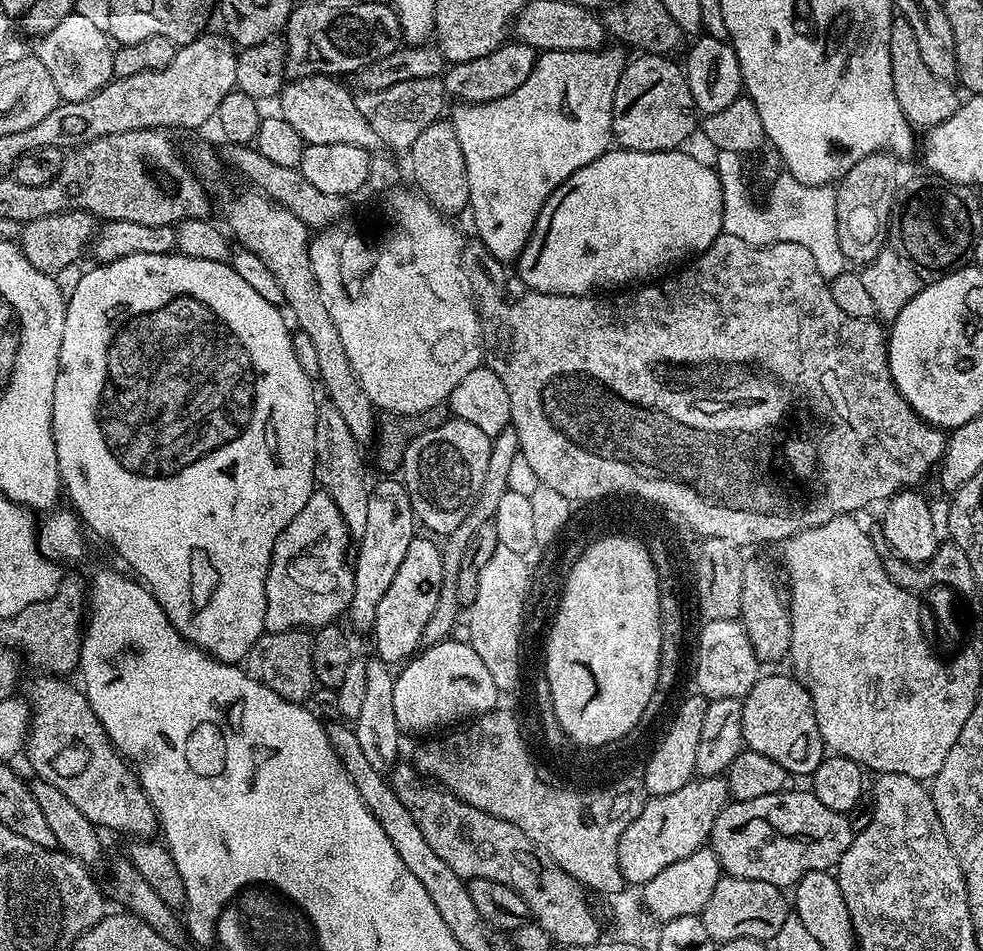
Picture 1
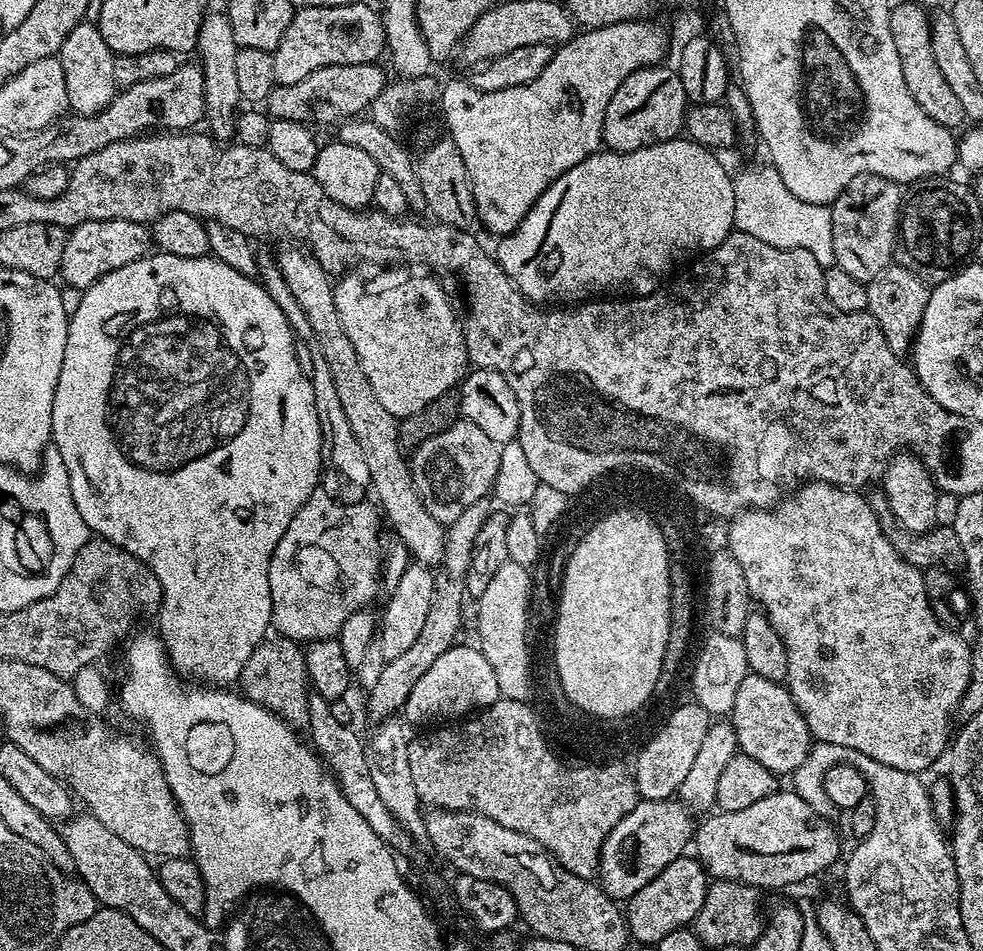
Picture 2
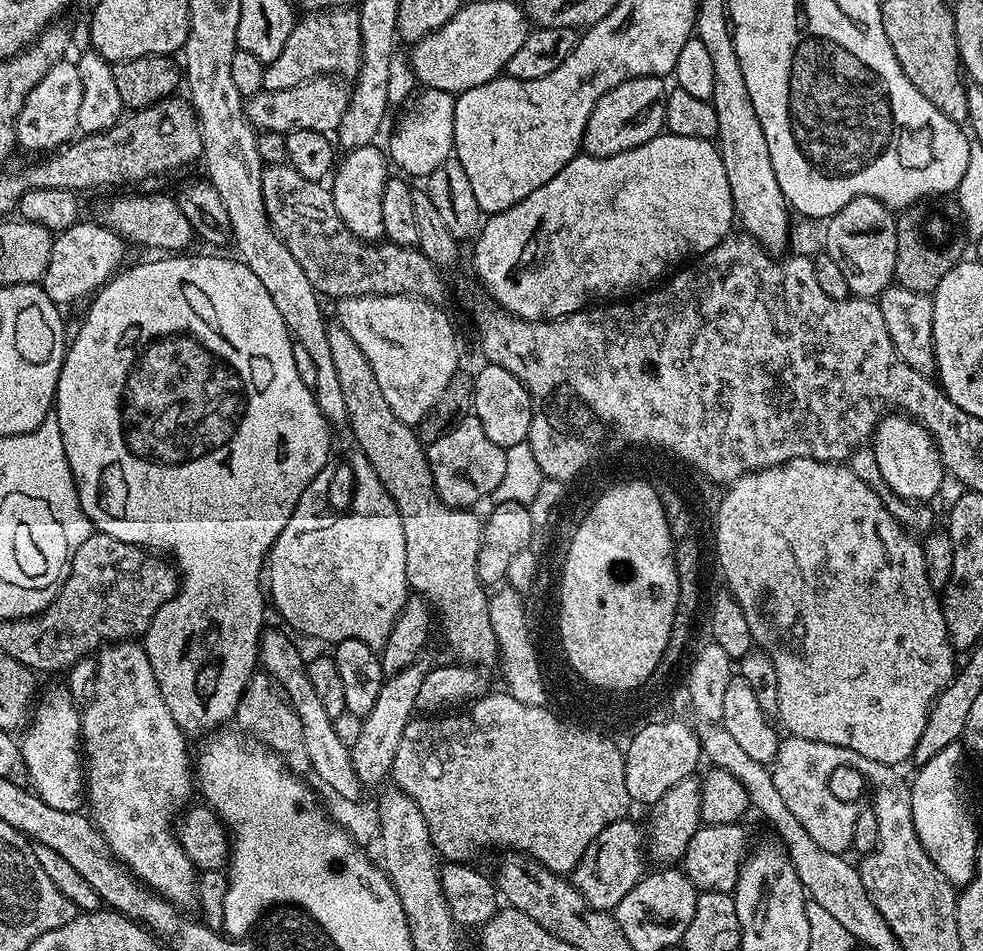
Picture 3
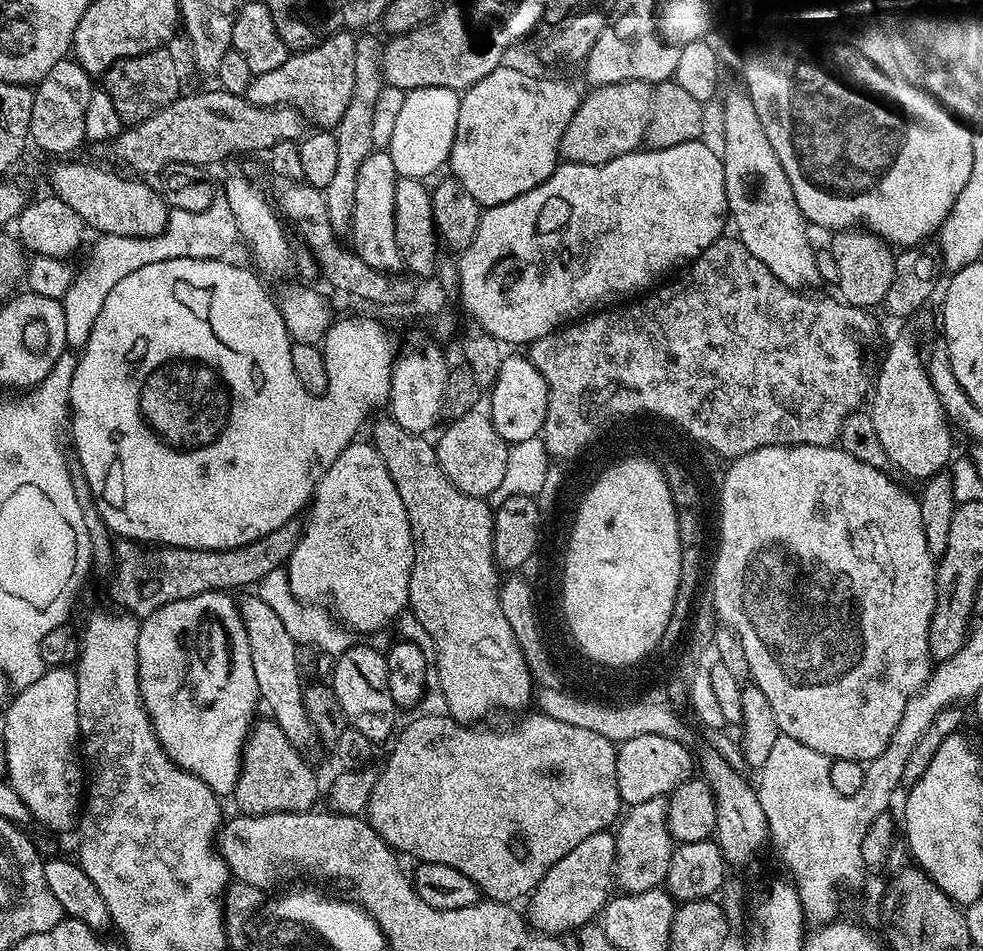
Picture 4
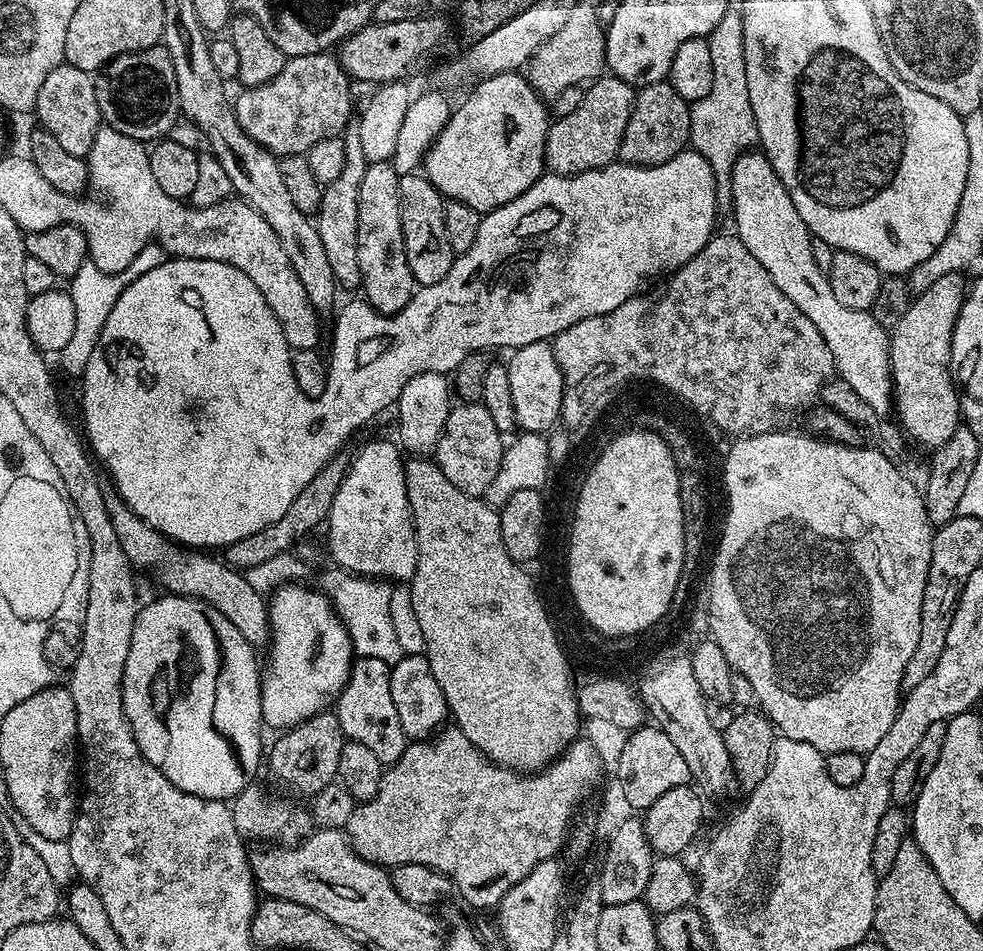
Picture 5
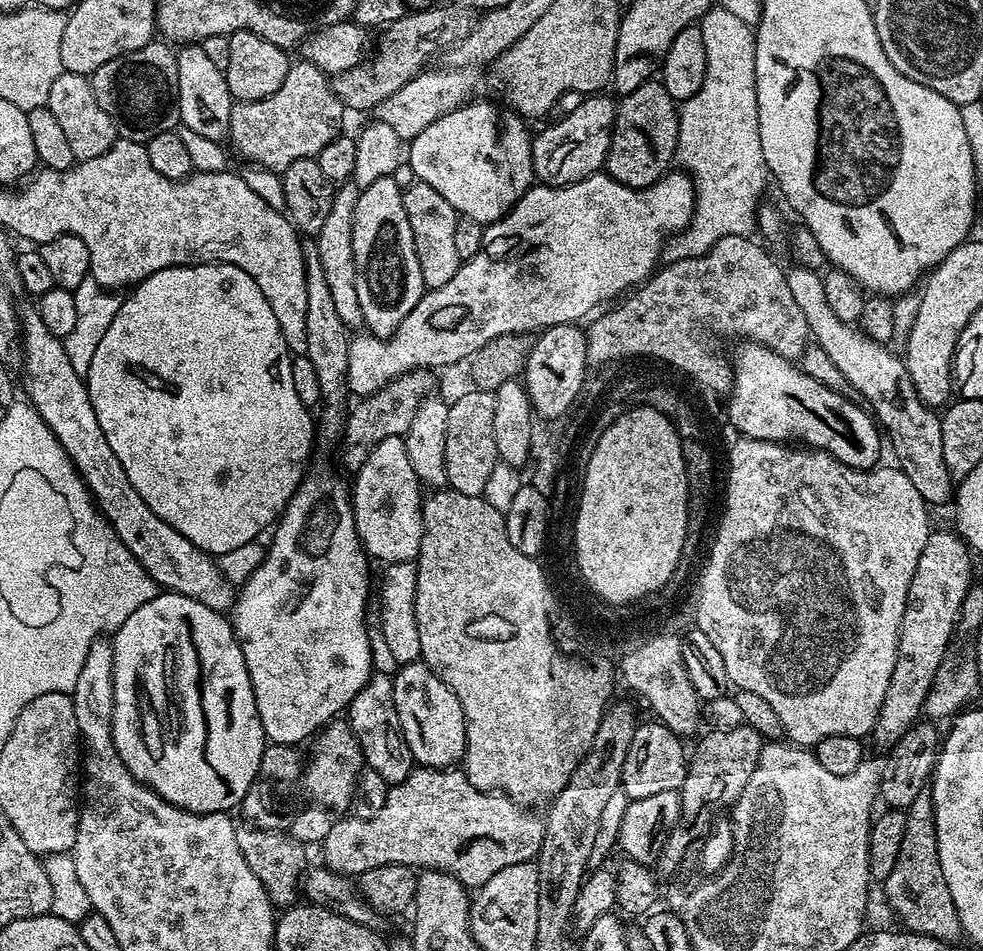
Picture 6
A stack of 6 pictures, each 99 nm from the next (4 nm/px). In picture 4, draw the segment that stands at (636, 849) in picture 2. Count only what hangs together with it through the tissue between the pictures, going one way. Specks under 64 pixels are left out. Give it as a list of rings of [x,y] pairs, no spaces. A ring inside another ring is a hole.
[[[608,830],[590,834],[590,838],[586,838],[586,842],[578,842],[578,846],[574,846],[566,858],[558,858],[558,862],[554,862],[552,869],[532,889],[527,901],[528,923],[538,932],[564,934],[560,932],[568,932],[571,928],[579,930],[595,921],[613,895],[615,871],[615,835]]]

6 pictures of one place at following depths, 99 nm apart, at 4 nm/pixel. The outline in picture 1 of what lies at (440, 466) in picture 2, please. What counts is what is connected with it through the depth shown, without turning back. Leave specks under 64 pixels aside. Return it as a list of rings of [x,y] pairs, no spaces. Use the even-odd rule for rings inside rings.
[[[455,418],[445,420],[442,426],[426,430],[409,442],[402,483],[408,491],[415,519],[423,527],[425,524],[432,532],[447,534],[468,517],[486,478],[491,445],[491,439],[478,426]]]

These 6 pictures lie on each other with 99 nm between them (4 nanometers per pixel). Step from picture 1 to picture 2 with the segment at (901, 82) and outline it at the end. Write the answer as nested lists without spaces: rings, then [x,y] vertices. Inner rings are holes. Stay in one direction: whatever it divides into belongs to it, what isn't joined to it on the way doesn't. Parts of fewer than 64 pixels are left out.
[[[916,4],[891,5],[890,35],[894,38],[894,46],[898,49],[898,58],[902,62],[902,78],[906,80],[906,90],[910,92],[914,102],[918,104],[934,120],[938,126],[956,130],[966,117],[962,110],[962,102],[950,90],[946,78],[942,78],[938,66],[934,63],[934,46],[930,46],[930,16]]]

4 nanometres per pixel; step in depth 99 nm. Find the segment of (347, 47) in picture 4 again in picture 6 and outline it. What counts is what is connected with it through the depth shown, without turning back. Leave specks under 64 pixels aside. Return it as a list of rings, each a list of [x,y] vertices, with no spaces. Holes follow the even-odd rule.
[[[299,63],[289,67],[286,82],[270,98],[242,100],[232,105],[228,140],[249,165],[282,174],[290,162],[316,157],[322,146],[343,129],[340,127],[344,124],[346,109],[332,93],[331,79],[318,66]]]

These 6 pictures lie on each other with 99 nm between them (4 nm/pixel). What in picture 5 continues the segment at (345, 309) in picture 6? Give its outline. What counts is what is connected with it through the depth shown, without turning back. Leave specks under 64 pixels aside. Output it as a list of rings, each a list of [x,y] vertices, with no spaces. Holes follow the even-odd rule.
[[[355,132],[345,133],[343,137],[346,146],[345,169],[335,182],[323,185],[322,202],[319,210],[314,213],[314,223],[322,237],[322,247],[326,249],[330,266],[334,269],[337,285],[341,289],[359,289],[361,282],[358,270],[358,190],[362,186],[362,178],[366,178],[369,162]]]

